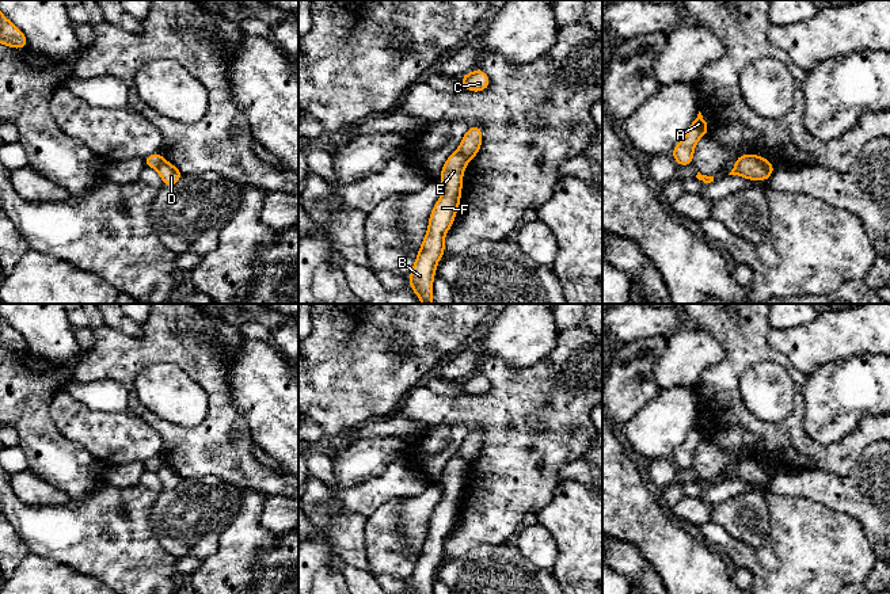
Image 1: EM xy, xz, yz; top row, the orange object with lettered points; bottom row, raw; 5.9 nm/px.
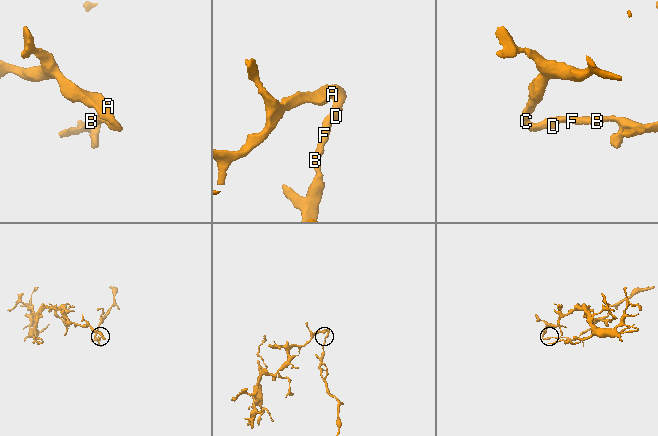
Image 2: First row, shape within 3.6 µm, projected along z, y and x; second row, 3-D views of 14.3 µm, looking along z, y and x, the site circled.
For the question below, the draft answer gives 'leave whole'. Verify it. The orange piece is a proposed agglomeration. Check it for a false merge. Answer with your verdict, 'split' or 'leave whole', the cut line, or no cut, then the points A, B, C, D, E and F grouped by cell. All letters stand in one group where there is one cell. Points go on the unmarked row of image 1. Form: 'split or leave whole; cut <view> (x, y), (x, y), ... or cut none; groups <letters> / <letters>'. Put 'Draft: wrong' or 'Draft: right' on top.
Draft: wrong
split; cut yz (756, 460), (771, 476); groups A C D / B E F

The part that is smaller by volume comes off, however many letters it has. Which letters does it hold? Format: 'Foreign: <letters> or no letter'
Foreign: B, E, F

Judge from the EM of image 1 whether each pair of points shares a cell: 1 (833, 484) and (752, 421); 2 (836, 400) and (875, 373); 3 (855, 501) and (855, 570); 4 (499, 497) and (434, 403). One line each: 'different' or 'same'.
1: different
2: same
3: different
4: same

